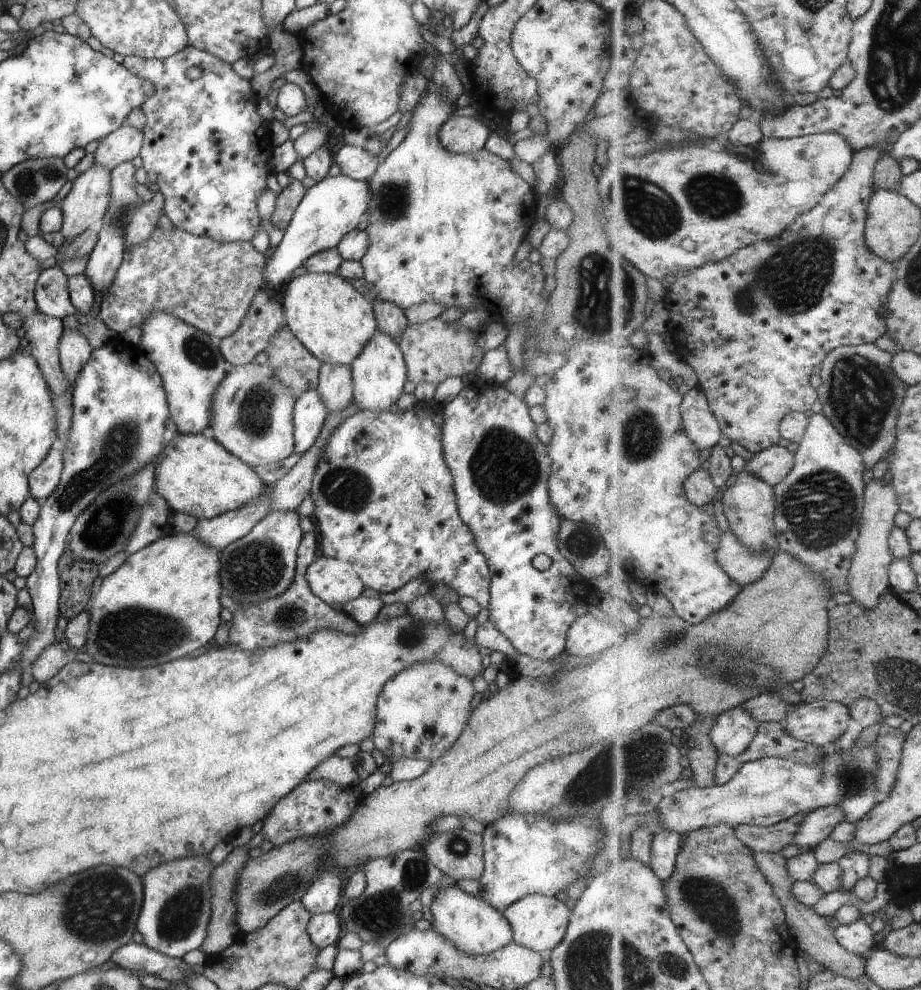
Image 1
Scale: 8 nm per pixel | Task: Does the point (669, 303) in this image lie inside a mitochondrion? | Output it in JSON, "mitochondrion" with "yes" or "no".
{"mitochondrion":"no"}

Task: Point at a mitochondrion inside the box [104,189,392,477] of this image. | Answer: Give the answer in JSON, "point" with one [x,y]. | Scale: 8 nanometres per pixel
{"point":[254,418]}

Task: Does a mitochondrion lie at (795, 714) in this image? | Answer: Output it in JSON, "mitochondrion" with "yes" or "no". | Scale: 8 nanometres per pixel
{"mitochondrion":"no"}

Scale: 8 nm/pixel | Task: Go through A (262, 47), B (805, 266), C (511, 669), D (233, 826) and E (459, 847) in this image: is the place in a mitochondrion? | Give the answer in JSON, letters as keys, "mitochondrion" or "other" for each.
{"A":"other","B":"mitochondrion","C":"other","D":"other","E":"mitochondrion"}

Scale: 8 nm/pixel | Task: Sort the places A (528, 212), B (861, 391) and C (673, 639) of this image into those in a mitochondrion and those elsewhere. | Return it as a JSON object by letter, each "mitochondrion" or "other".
{"A":"other","B":"mitochondrion","C":"mitochondrion"}

